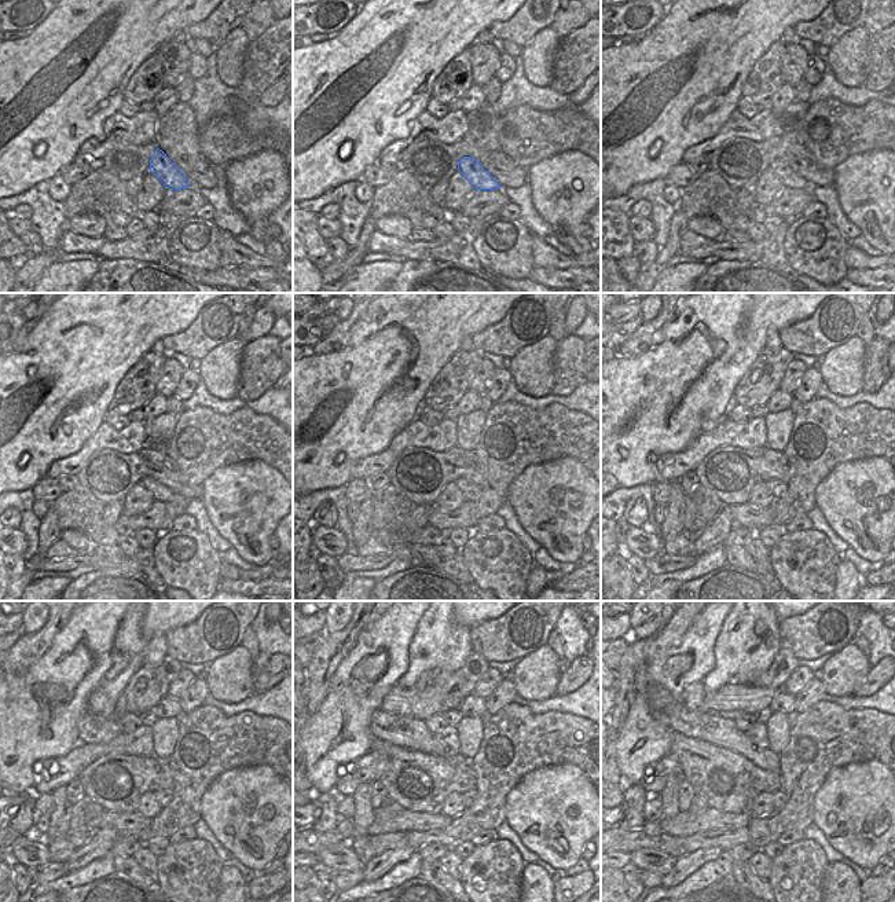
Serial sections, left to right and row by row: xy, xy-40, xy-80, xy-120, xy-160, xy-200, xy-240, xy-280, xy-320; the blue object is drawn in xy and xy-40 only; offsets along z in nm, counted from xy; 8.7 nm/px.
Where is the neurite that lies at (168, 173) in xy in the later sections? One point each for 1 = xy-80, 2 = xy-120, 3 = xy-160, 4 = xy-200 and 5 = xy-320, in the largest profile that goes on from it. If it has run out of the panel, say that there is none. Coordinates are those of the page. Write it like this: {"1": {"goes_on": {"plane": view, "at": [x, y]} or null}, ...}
{"1": {"goes_on": {"plane": "xy-80", "at": [789, 179]}}, "2": {"goes_on": {"plane": "xy-120", "at": [161, 492]}}, "3": {"goes_on": {"plane": "xy-160", "at": [470, 491]}}, "4": {"goes_on": {"plane": "xy-200", "at": [777, 488]}}, "5": {"goes_on": {"plane": "xy-320", "at": [778, 798]}}}

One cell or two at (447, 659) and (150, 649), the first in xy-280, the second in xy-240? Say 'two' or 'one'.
one

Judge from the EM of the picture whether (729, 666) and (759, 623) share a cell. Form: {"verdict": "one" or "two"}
{"verdict": "one"}

